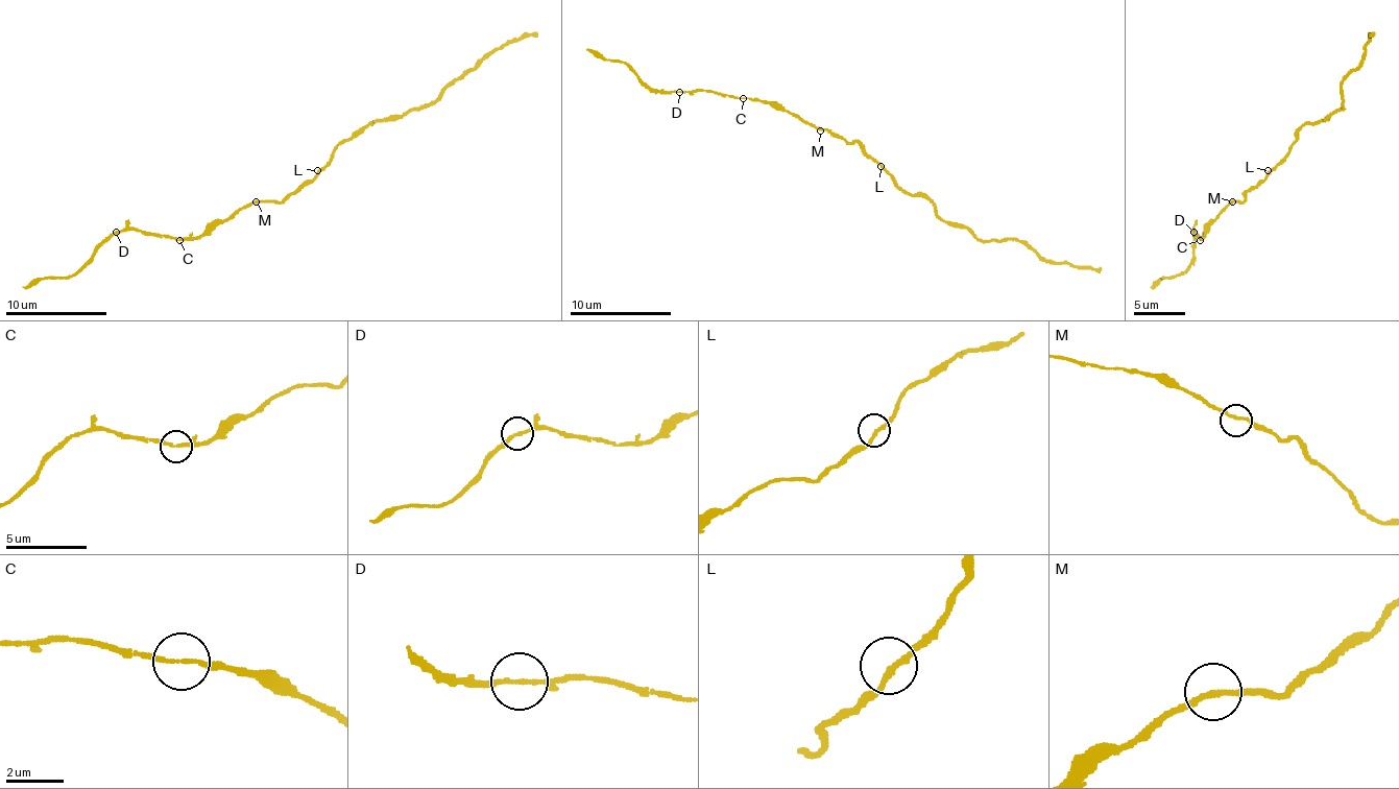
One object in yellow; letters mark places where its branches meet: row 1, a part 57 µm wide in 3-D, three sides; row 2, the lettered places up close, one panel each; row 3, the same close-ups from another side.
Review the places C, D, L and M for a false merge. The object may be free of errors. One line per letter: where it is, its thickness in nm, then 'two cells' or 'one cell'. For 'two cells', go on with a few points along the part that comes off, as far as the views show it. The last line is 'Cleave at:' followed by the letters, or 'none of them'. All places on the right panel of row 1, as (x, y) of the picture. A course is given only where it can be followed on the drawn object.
C: place (1200, 240); calibre 150 nm; one cell
D: place (1194, 232); calibre 160 nm; one cell
L: place (1268, 170); calibre 190 nm; one cell
M: place (1232, 201); calibre 170 nm; one cell
Cleave at: none of them

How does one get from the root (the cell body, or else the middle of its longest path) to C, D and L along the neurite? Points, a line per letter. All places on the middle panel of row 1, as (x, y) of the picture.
C: (859, 145), (802, 123), (790, 113), (776, 110), (762, 100), (744, 97)
D: (859, 145), (802, 123), (790, 113), (776, 110), (762, 100), (718, 95), (705, 90), (680, 92)
L: (859, 145), (881, 166)

